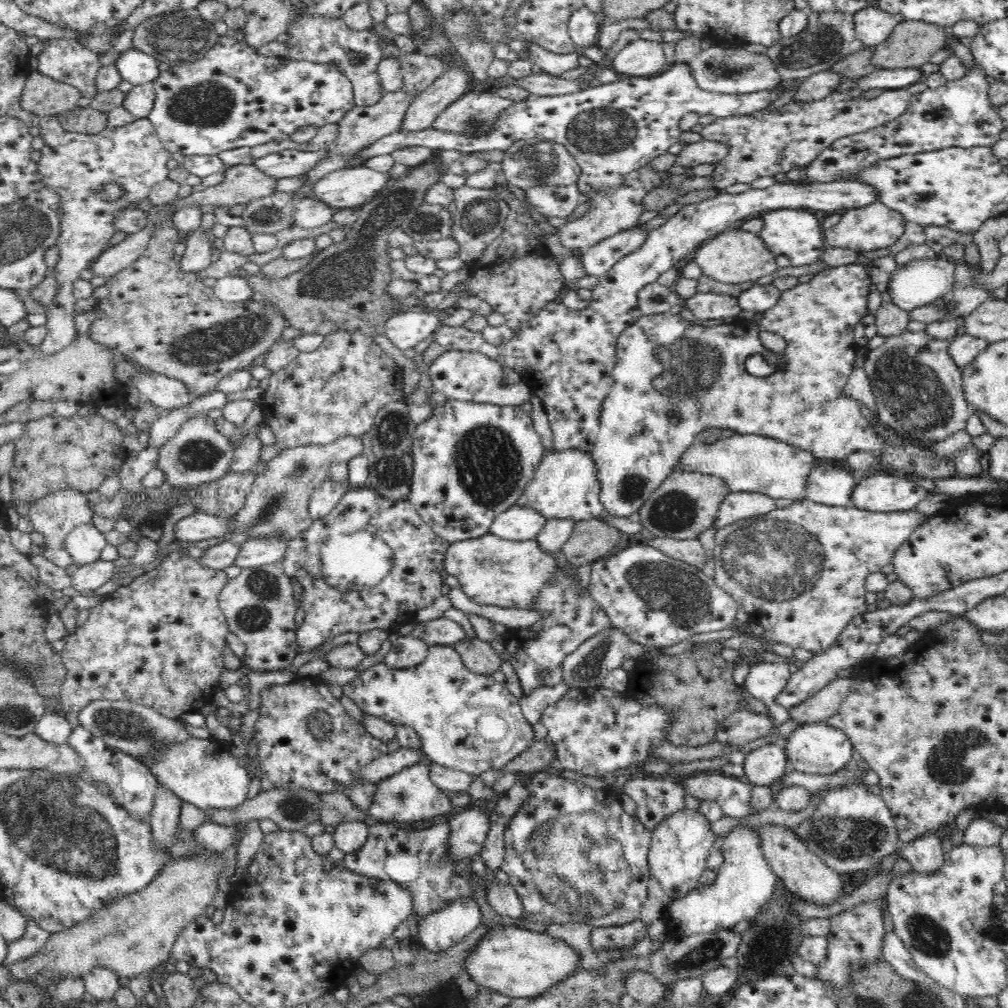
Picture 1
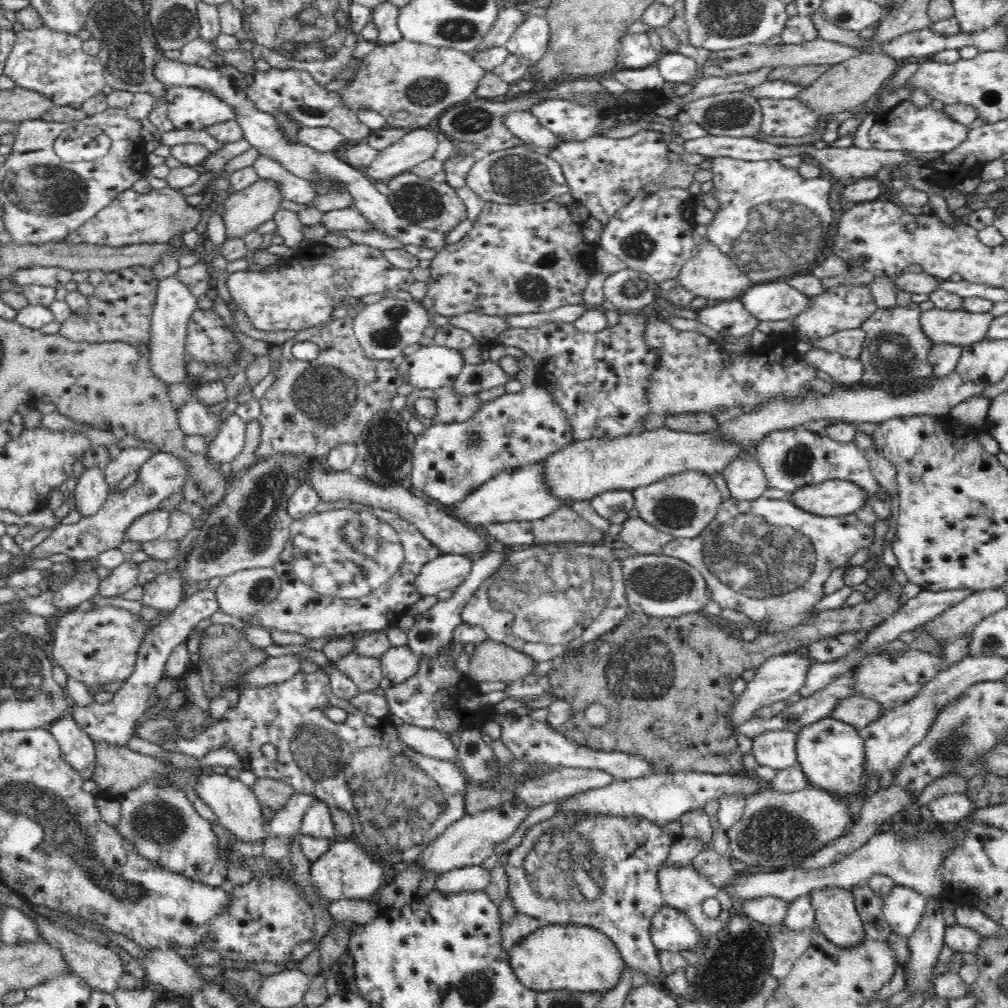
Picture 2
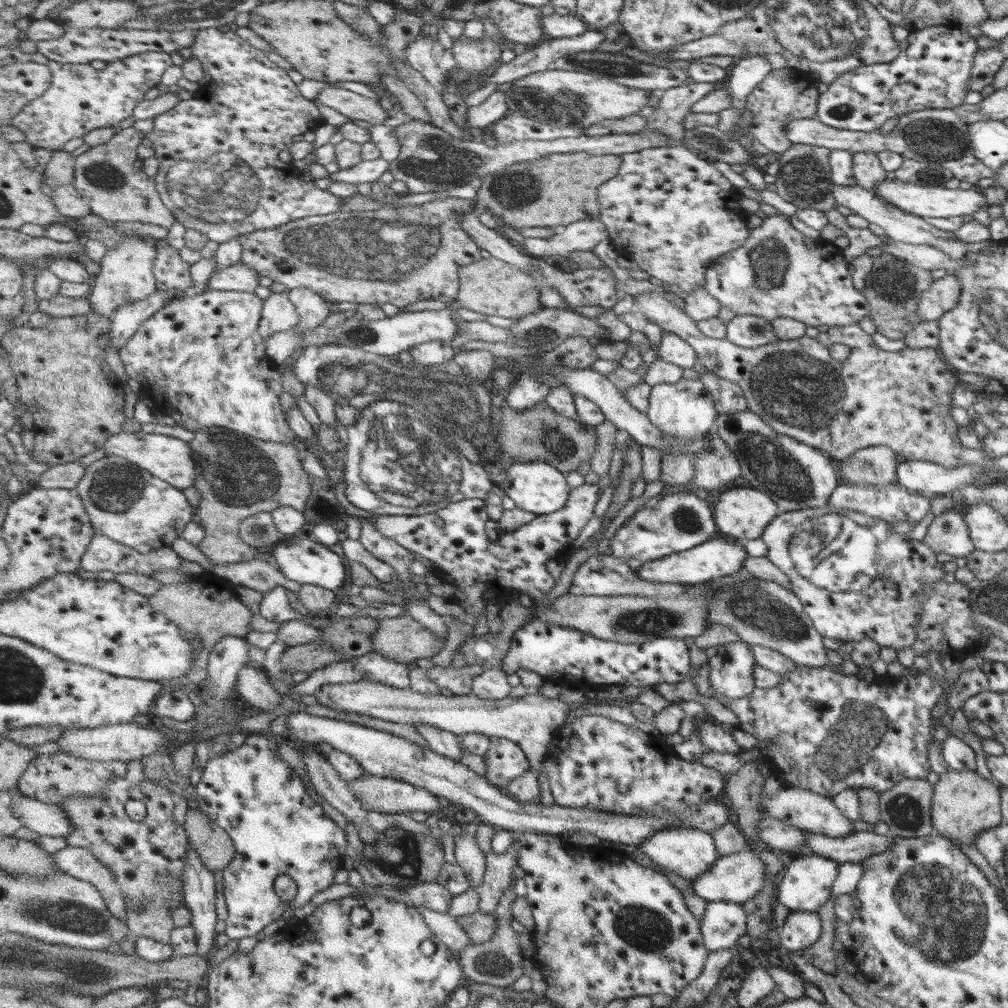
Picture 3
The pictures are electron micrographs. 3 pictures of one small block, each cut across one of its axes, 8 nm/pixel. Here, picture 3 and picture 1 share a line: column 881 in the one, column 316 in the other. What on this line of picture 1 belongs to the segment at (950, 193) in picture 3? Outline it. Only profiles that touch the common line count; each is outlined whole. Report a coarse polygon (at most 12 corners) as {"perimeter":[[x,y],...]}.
{"perimeter":[[364,164],[330,172],[312,198],[336,210],[369,202],[390,182]]}

